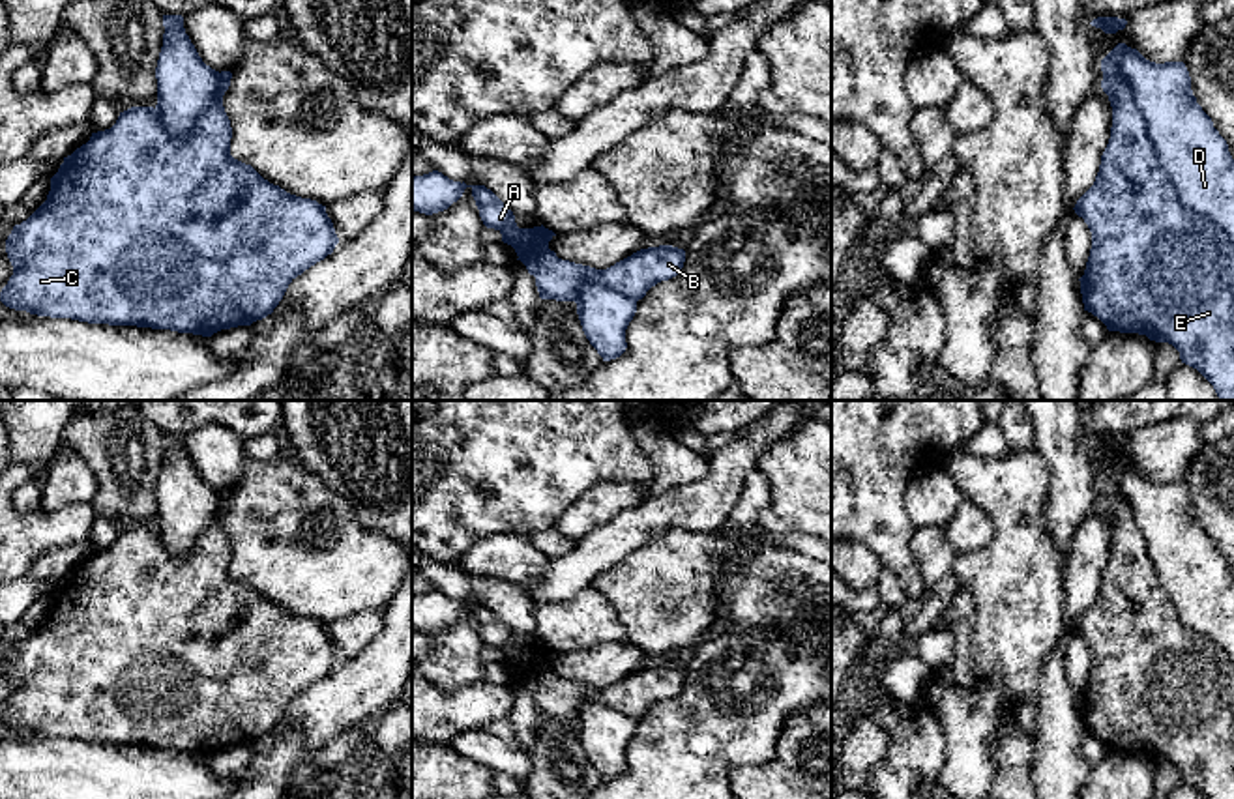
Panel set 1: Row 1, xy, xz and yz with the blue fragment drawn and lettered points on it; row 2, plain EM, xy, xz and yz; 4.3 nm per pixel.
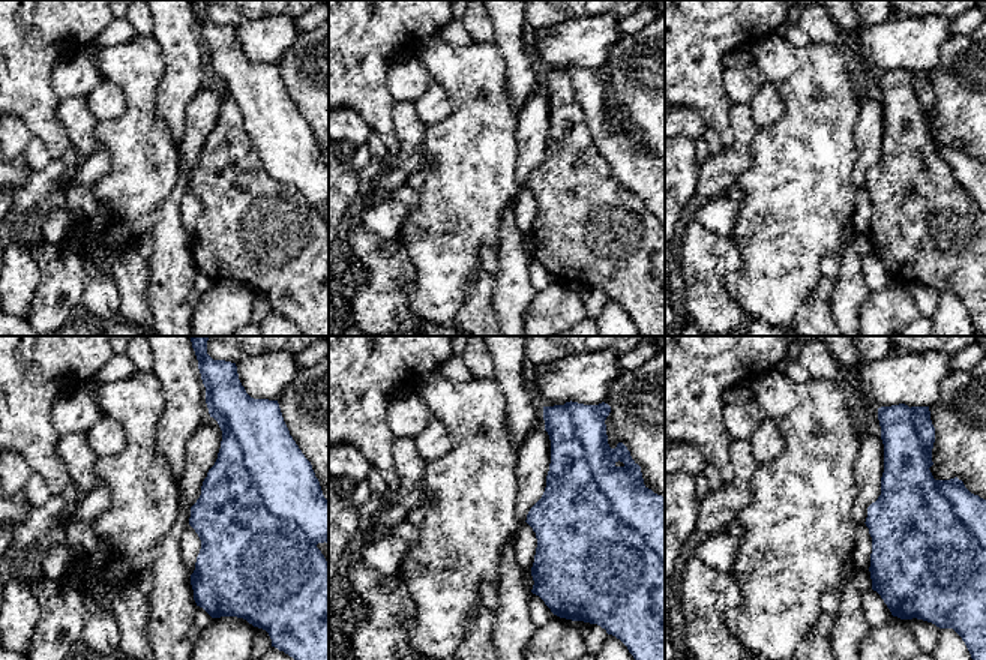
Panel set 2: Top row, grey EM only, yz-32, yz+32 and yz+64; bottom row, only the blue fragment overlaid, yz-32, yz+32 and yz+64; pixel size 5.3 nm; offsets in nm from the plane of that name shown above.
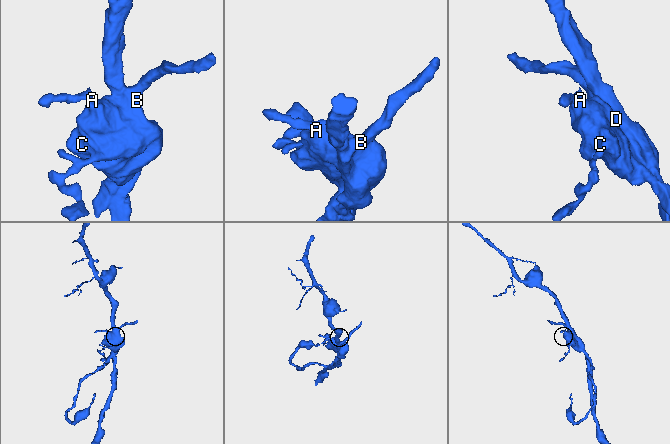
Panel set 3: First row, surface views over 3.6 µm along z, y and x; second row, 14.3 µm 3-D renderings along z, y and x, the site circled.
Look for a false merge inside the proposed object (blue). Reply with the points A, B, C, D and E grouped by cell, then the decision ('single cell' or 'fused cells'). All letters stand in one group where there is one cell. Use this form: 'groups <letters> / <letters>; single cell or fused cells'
groups A B C E / D; fused cells

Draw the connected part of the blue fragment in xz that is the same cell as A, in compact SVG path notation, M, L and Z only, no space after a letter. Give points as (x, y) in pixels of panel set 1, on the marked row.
M438 170L412 176L412 210L425 215L444 211L466 187L472 189L483 225L498 230L502 241L515 249L517 260L536 277L541 299L575 301L582 286L599 283L639 301L652 286L676 277L683 268L685 251L672 245L640 249L607 269L562 260L549 249L556 236L552 230L543 225L519 228L513 211L491 189L453 182Z

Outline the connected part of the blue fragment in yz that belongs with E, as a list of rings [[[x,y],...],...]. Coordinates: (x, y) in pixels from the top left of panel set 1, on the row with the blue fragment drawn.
[[[1103,75],[1101,88],[1112,107],[1110,138],[1094,185],[1073,208],[1092,232],[1090,256],[1079,279],[1084,311],[1097,316],[1109,331],[1139,333],[1172,344],[1182,363],[1197,369],[1221,400],[1234,400],[1234,243],[1219,225],[1178,198],[1148,137],[1129,82]]]

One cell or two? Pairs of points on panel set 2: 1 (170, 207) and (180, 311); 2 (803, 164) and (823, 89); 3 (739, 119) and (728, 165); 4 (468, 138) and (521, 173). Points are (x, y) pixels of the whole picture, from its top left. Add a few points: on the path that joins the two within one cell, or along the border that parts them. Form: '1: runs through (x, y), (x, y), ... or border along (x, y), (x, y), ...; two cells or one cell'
1: runs through (170, 233), (171, 285); one cell
2: runs through (812, 146), (820, 123), (820, 107); one cell
3: runs through (740, 131), (739, 153); one cell
4: border along (517, 134), (518, 165), (515, 180), (521, 186); two cells

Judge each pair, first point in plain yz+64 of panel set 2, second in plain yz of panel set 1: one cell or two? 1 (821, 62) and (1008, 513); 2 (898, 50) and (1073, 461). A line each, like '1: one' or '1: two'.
1: one
2: two

